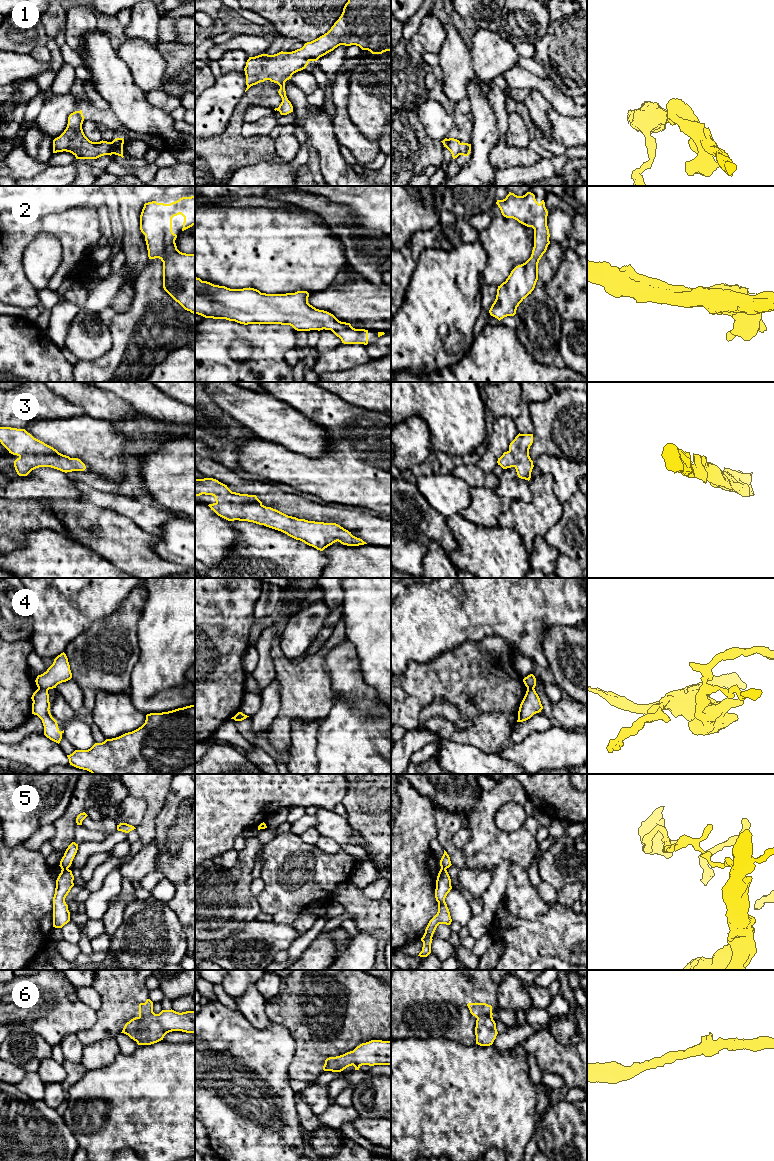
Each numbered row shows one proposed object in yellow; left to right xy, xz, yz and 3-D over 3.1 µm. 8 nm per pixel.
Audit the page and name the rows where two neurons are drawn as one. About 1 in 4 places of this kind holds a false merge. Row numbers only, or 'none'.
4, 5, 6

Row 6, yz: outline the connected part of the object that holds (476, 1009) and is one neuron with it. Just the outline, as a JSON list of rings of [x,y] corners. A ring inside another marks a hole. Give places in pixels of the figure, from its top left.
[[[468,1003],[470,1013],[478,1018],[480,1015],[492,1016],[492,1006],[486,1003]]]

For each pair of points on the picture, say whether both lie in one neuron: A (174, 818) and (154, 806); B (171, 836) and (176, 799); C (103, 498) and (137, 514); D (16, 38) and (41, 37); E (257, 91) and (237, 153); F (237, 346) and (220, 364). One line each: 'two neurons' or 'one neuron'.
A: two neurons
B: one neuron
C: one neuron
D: one neuron
E: one neuron
F: two neurons

